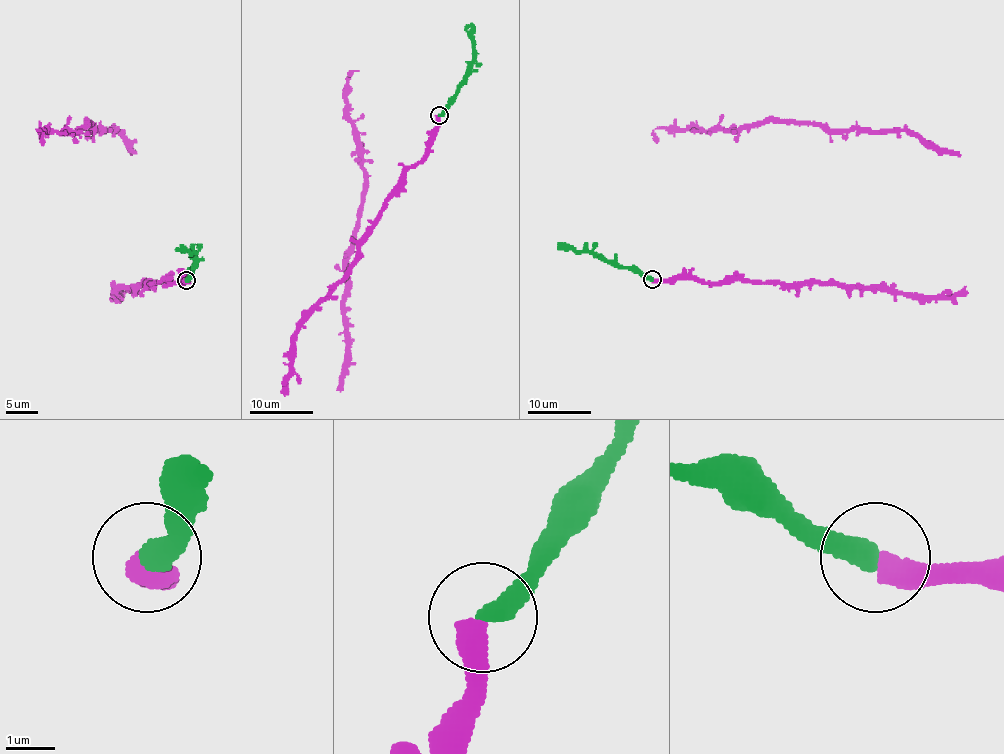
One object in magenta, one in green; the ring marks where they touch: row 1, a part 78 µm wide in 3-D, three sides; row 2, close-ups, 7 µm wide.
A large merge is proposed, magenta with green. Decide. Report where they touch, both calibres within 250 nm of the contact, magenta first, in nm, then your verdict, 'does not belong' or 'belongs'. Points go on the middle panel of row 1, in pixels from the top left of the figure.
place (439, 115); calibres 500 and 440 nm; belongs

